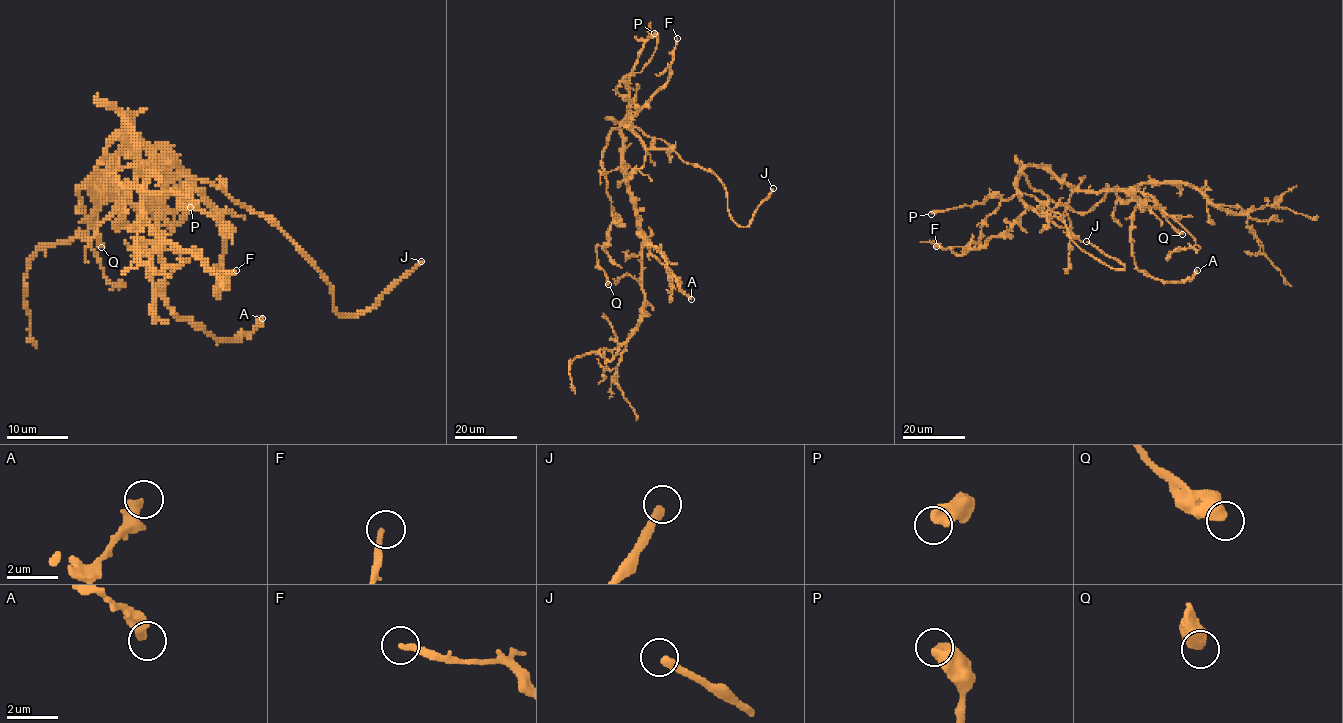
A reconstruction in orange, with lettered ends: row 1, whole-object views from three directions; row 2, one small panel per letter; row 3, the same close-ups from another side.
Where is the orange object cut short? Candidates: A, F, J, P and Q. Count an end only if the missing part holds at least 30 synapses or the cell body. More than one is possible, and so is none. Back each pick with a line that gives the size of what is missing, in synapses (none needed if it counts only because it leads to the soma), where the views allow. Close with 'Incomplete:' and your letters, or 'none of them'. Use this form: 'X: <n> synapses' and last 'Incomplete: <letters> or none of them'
Incomplete: J

